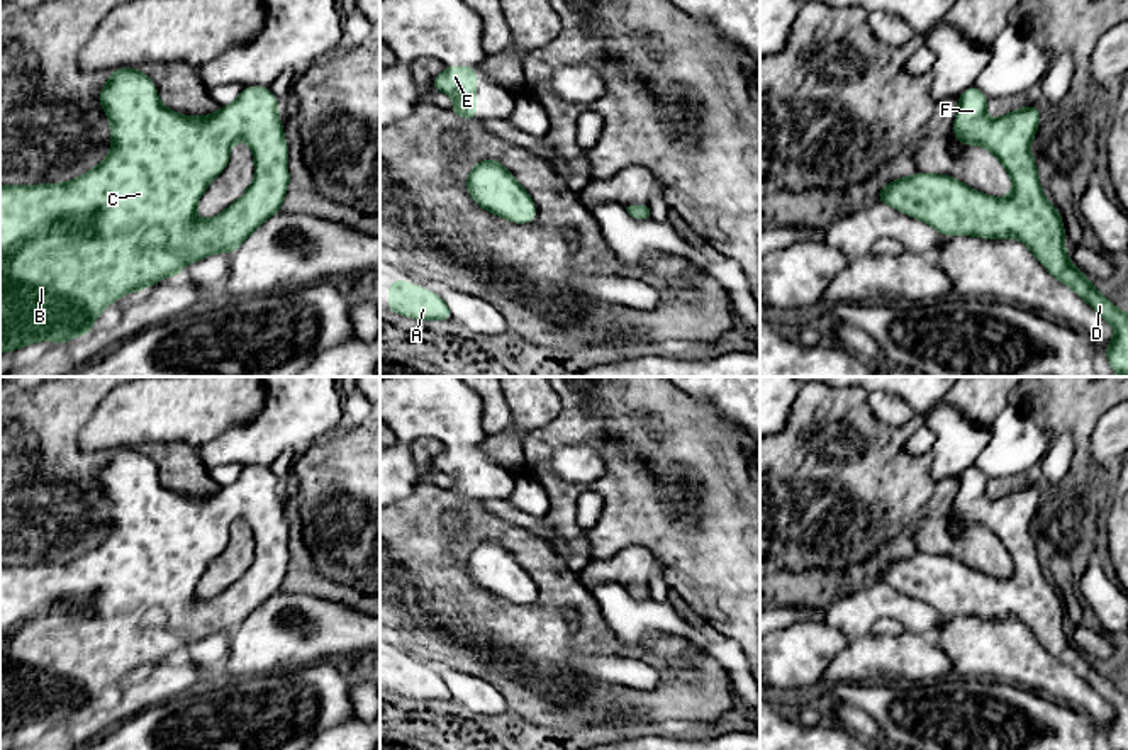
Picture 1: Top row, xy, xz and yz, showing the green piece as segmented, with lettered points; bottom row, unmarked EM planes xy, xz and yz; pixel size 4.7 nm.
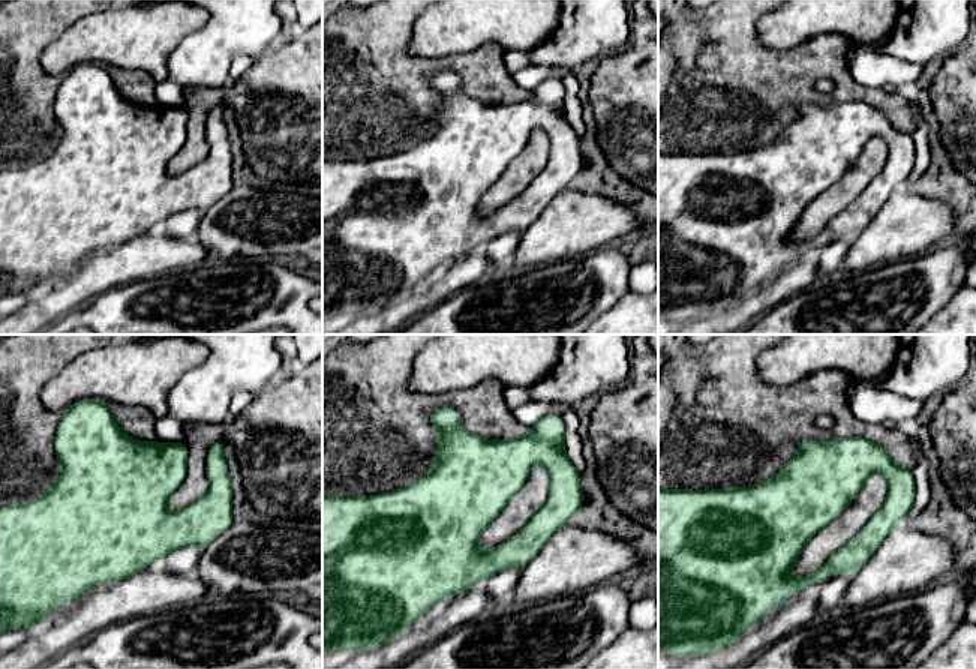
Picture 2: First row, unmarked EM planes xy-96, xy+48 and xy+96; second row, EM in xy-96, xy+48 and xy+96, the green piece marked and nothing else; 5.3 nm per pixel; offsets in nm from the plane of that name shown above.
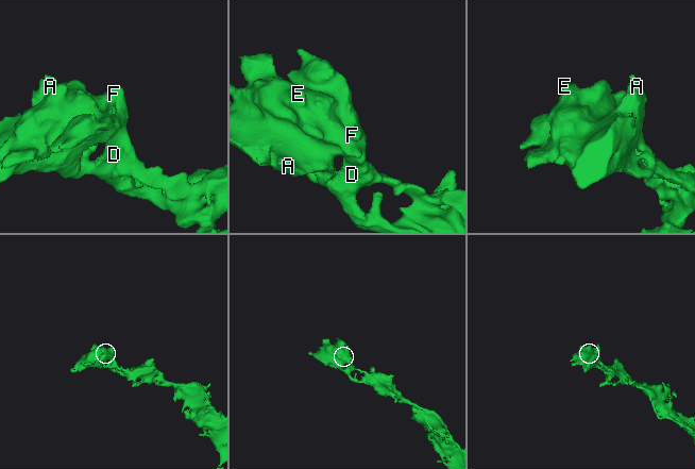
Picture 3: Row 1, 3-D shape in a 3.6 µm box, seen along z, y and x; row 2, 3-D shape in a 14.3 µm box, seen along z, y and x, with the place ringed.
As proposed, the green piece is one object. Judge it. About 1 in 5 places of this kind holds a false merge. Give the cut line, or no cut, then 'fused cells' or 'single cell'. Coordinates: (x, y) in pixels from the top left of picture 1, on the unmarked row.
cut none; single cell

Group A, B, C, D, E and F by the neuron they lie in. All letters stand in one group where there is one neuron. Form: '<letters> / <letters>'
A B C D E F

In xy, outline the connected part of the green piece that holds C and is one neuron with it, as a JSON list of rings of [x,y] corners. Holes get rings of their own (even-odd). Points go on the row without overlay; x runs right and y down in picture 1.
[[[120,448],[110,451],[110,458],[98,473],[102,489],[110,502],[112,528],[97,548],[83,553],[81,557],[66,563],[44,563],[44,565],[0,565],[0,733],[17,731],[24,725],[41,723],[51,719],[54,725],[66,723],[76,716],[85,716],[92,711],[102,691],[124,677],[127,672],[144,672],[148,665],[159,663],[165,657],[180,657],[183,645],[192,645],[205,636],[215,633],[232,633],[244,619],[266,599],[282,590],[282,582],[290,565],[288,557],[288,526],[283,516],[283,506],[278,495],[278,482],[268,467],[246,467],[241,475],[219,492],[204,497],[188,497],[170,490],[159,482],[154,462],[137,448]],[[236,521],[246,521],[253,529],[254,538],[254,560],[251,567],[222,594],[200,601],[195,596],[197,584],[204,575],[209,563],[222,553],[231,538],[231,526]]]

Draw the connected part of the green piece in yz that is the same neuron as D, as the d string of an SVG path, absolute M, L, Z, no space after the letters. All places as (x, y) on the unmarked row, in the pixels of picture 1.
M975 465L957 482L953 516L963 526L980 524L989 529L1011 557L1011 574L994 579L948 555L916 553L882 565L877 584L892 585L943 616L1023 621L1050 655L1070 667L1113 706L1114 718L1103 731L1111 750L1128 750L1128 694L1103 677L1065 636L1062 597L1041 572L1030 531L1040 504L1040 489L1026 485L991 501L986 495L989 479Z

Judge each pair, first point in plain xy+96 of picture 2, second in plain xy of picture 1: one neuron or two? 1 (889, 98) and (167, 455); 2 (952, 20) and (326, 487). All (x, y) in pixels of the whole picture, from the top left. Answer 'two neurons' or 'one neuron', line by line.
1: one neuron
2: two neurons

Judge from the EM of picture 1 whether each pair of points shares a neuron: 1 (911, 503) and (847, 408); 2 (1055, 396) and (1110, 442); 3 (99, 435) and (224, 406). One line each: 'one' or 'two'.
1: one
2: two
3: one

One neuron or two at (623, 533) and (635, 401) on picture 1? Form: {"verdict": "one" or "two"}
{"verdict": "one"}

